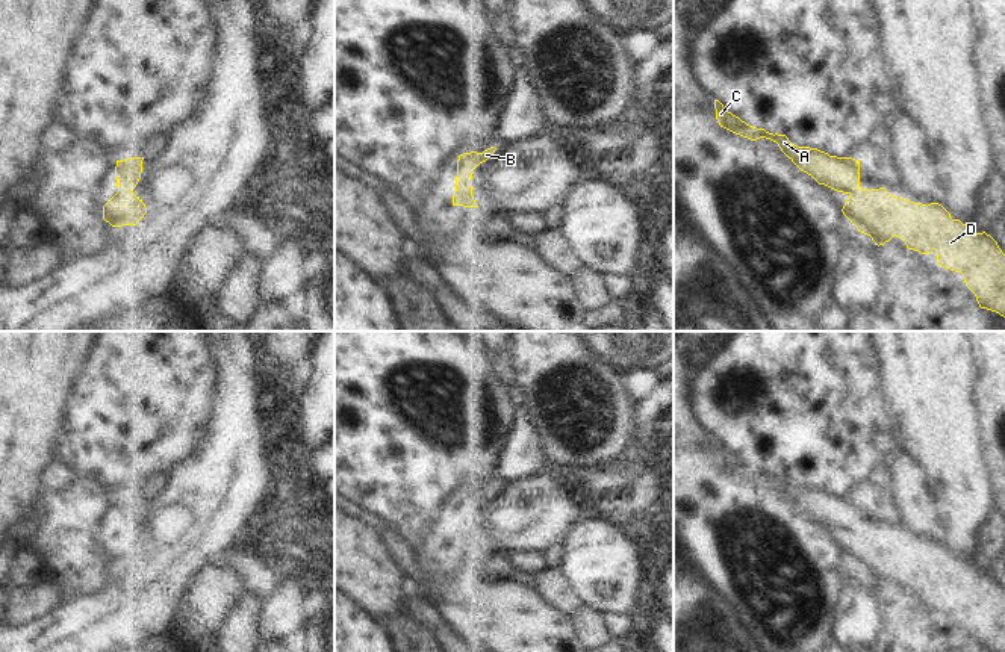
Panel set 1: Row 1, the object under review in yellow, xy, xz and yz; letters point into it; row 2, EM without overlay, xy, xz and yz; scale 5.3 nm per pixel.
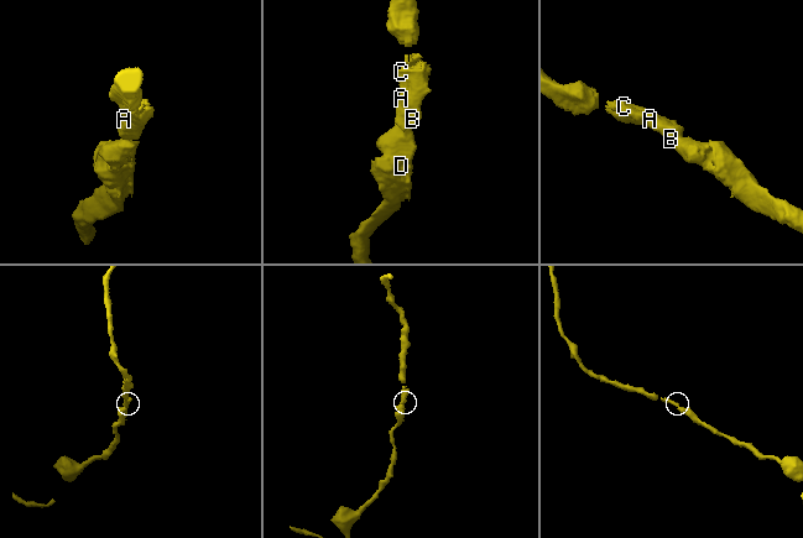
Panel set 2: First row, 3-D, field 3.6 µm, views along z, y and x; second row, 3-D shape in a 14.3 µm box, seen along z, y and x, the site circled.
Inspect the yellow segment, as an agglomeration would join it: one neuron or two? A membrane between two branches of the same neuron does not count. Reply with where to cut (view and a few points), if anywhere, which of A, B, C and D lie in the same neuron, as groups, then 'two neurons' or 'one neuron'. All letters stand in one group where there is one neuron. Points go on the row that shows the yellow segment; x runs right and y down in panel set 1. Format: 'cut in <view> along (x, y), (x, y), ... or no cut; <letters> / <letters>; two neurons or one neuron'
no cut; A B C D; one neuron

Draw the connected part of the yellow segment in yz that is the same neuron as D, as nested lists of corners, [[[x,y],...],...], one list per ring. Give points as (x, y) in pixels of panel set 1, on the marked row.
[[[714,100],[716,120],[720,127],[757,141],[770,139],[778,144],[781,151],[804,172],[811,175],[819,185],[825,185],[837,192],[848,194],[842,212],[857,227],[858,231],[872,238],[875,245],[884,245],[893,236],[902,239],[908,250],[920,254],[937,254],[935,263],[941,268],[961,272],[966,286],[975,293],[981,309],[999,313],[1005,318],[1005,254],[997,242],[985,231],[976,233],[970,225],[960,219],[952,219],[951,213],[938,203],[922,204],[888,194],[884,188],[860,188],[860,160],[852,157],[829,156],[825,151],[810,147],[798,147],[786,135],[769,133],[757,129],[739,116],[728,112],[719,100]]]

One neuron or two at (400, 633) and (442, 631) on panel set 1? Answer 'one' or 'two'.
one

